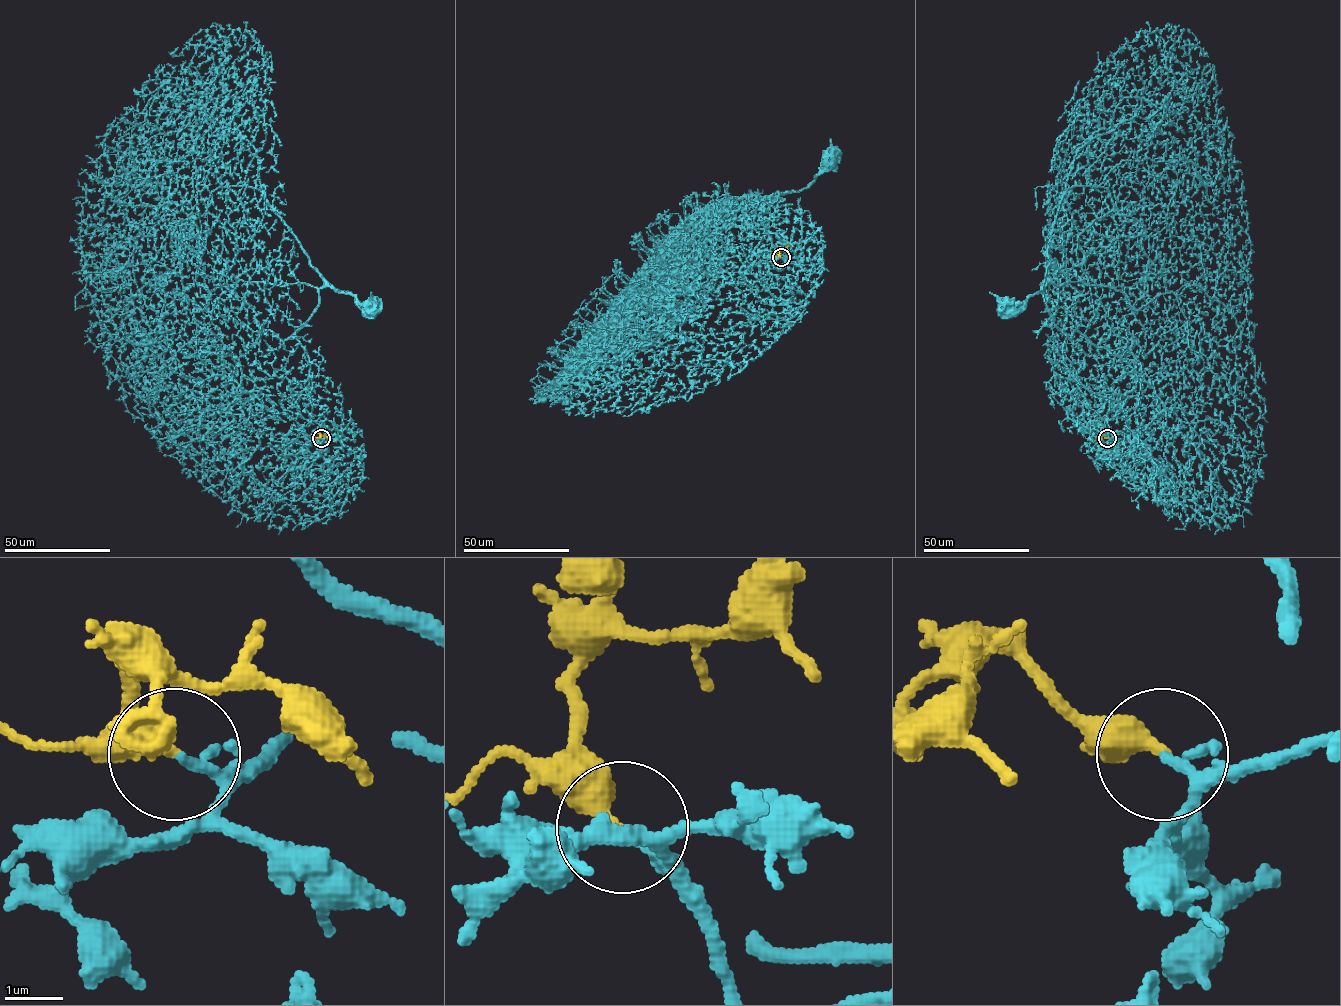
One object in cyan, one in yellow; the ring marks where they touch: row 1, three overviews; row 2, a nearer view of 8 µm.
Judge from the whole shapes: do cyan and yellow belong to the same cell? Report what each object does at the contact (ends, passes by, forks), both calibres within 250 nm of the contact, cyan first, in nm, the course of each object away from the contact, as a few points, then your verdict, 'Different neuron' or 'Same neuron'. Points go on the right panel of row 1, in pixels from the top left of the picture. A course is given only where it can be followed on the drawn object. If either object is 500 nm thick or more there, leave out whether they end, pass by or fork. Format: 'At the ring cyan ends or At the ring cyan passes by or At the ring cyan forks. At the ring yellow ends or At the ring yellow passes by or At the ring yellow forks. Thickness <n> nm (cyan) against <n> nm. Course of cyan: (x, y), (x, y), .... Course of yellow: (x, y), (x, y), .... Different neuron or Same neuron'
At the ring cyan ends. At the ring yellow ends. Thickness 190 nm (cyan) against 380 nm. Course of cyan: (1107, 438), (1122, 403), (1070, 373), (1066, 336), (1042, 286), (1013, 309). Course of yellow: (1107, 438), (1102, 434), (1094, 438). Same neuron

